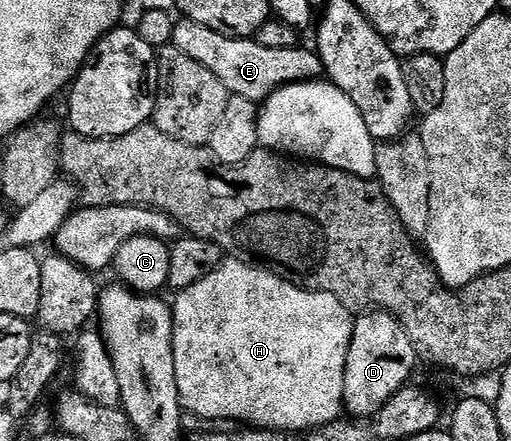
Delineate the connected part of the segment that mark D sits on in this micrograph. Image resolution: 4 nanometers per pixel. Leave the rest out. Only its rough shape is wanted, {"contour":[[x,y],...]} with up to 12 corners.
{"contour":[[391,313],[354,318],[343,408],[370,419],[412,380],[417,354]]}

